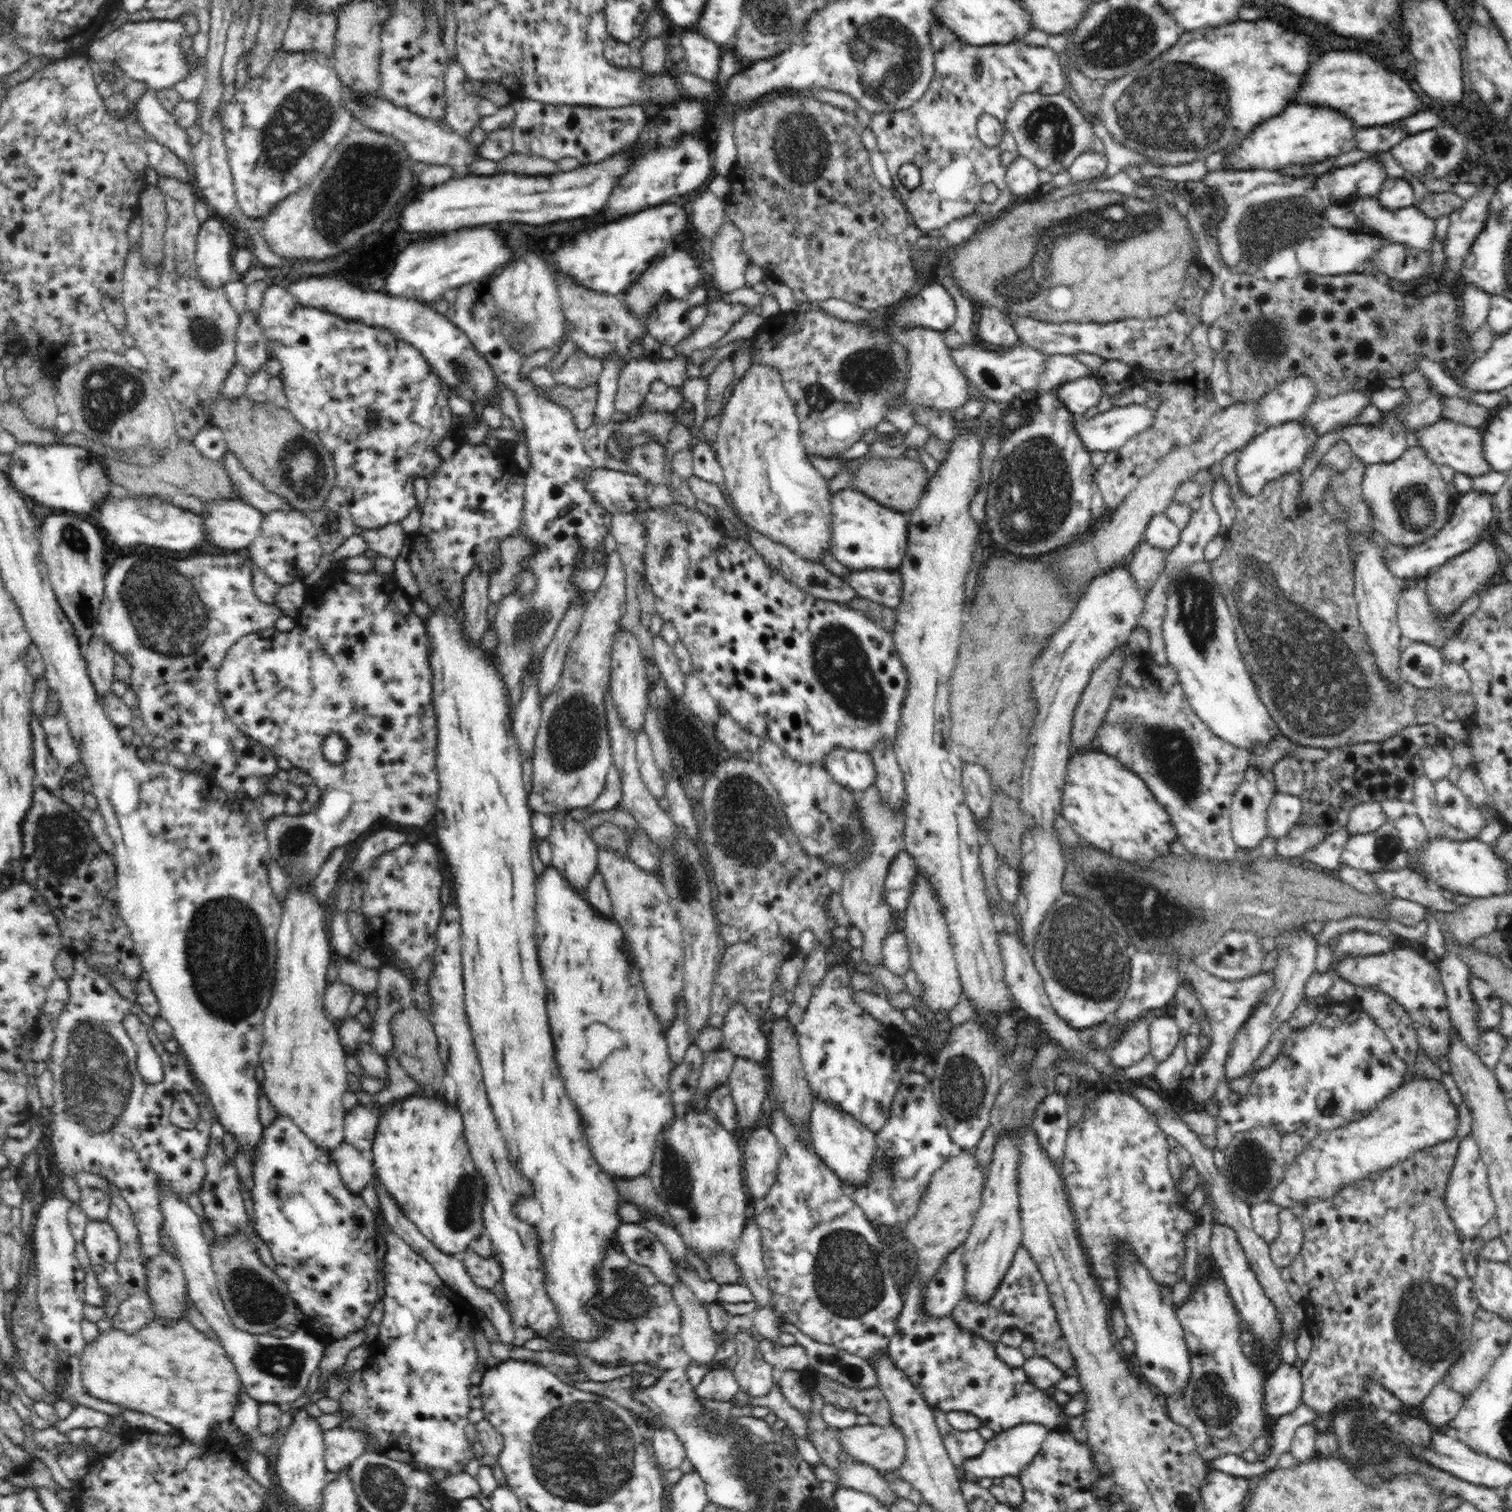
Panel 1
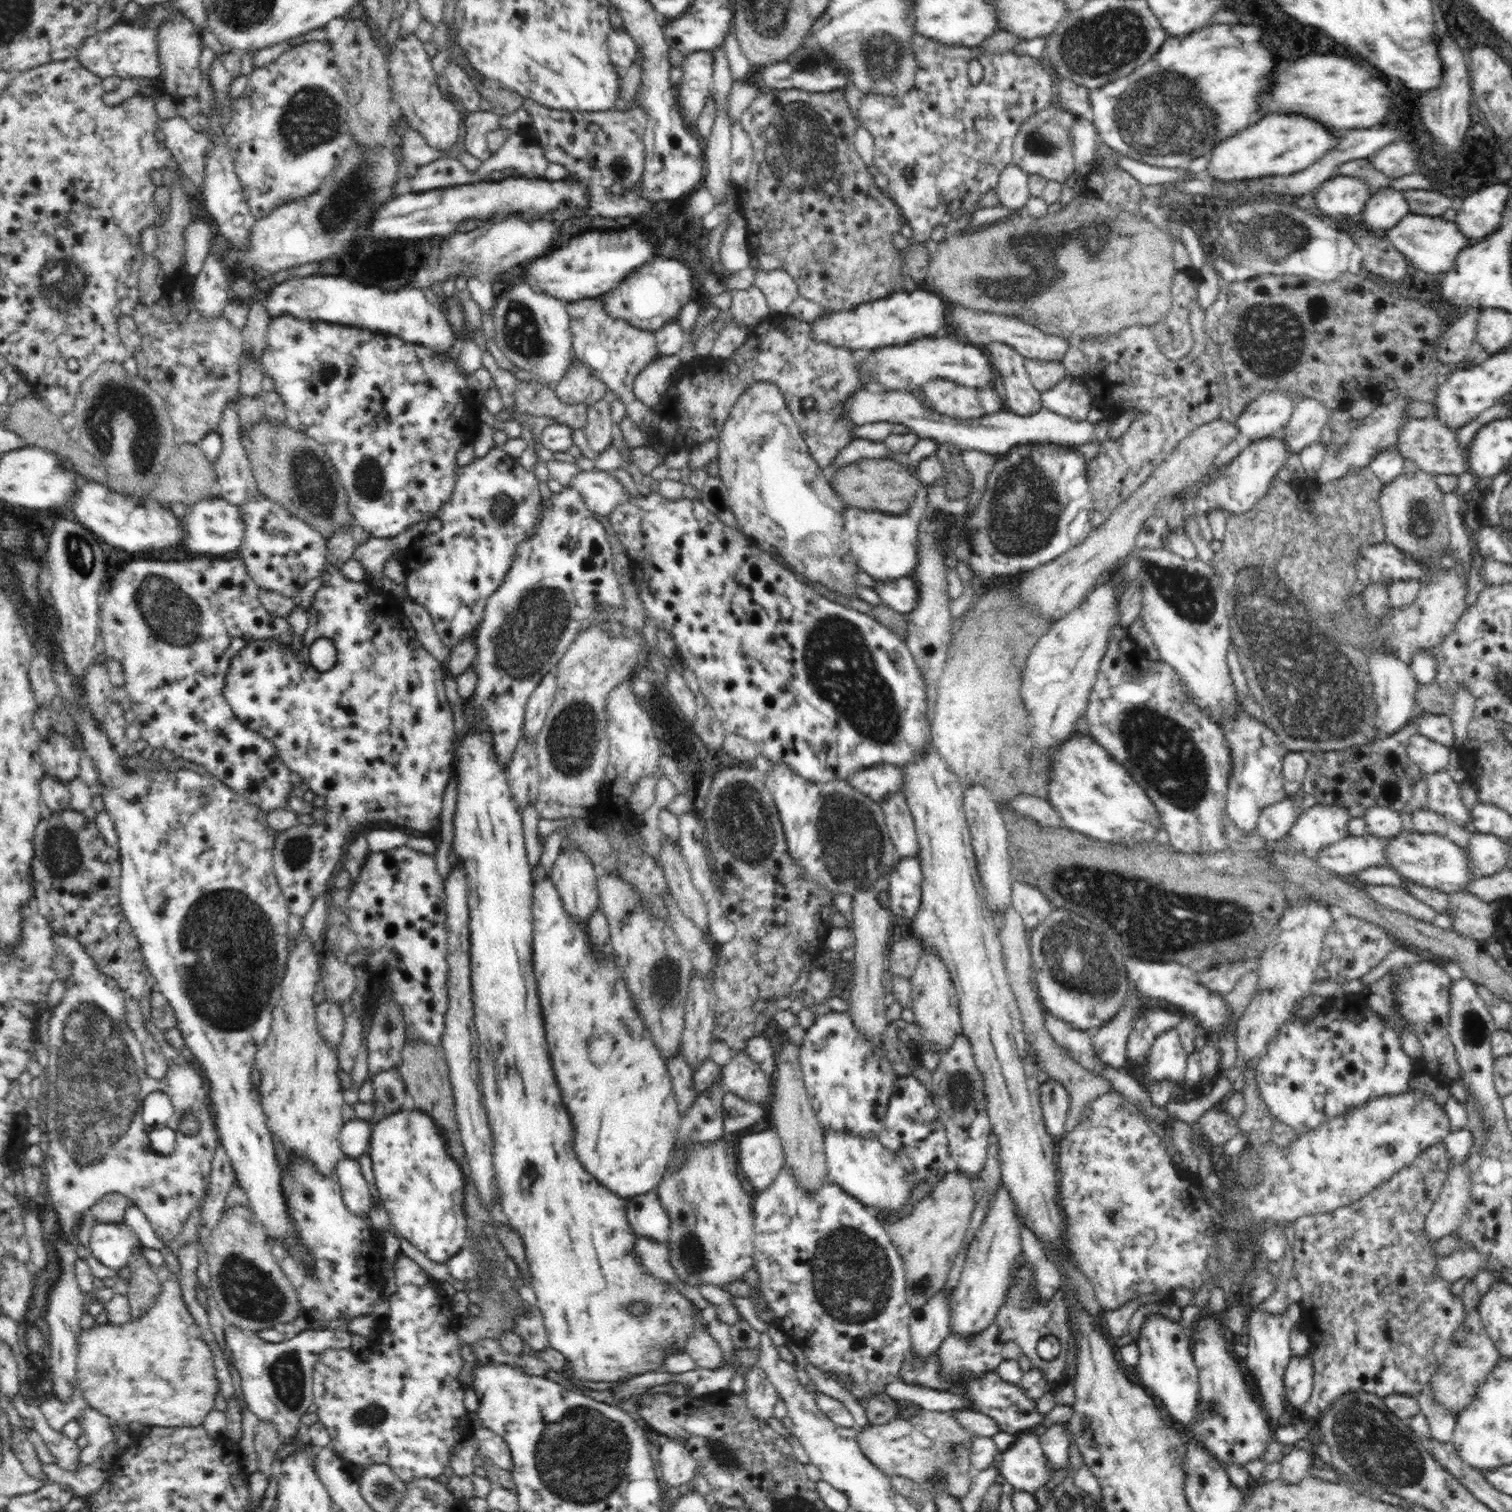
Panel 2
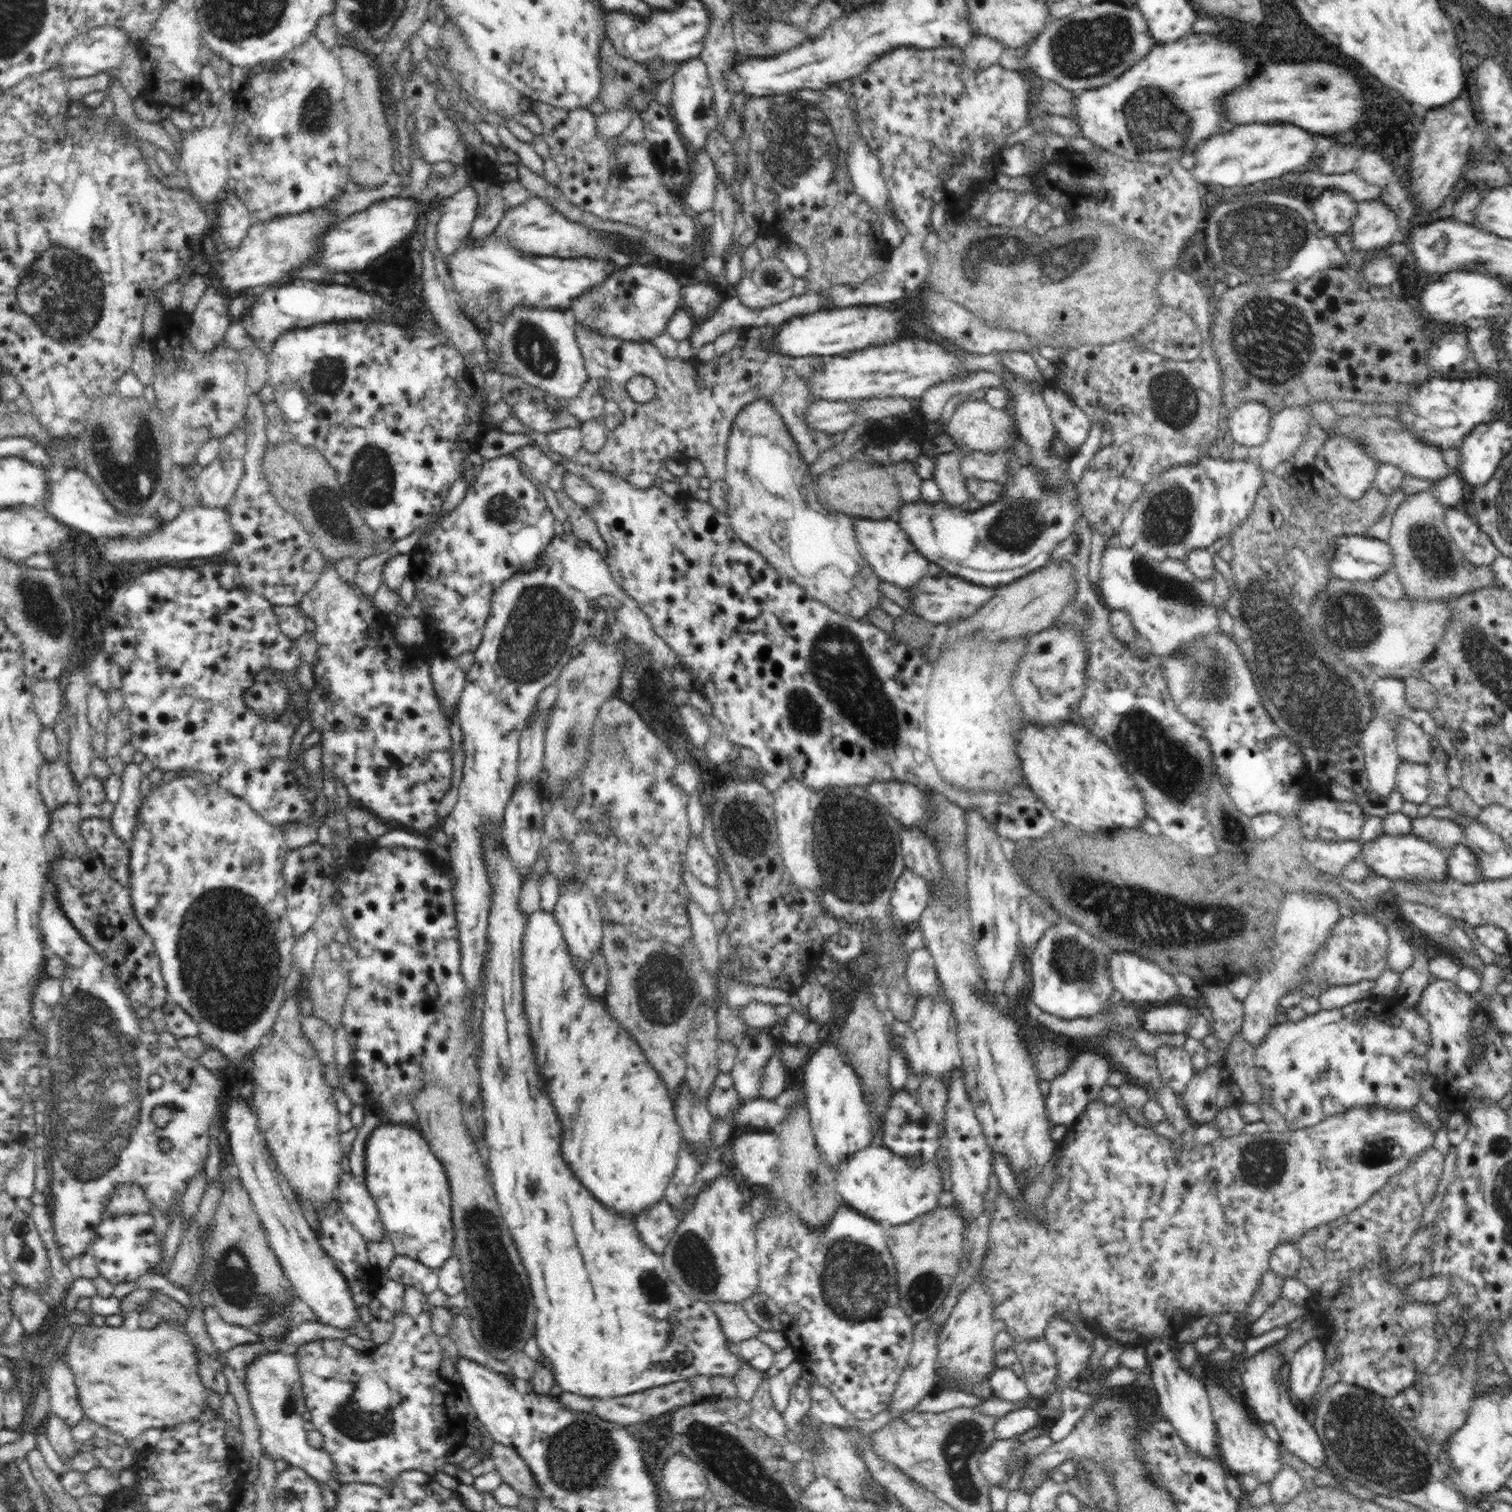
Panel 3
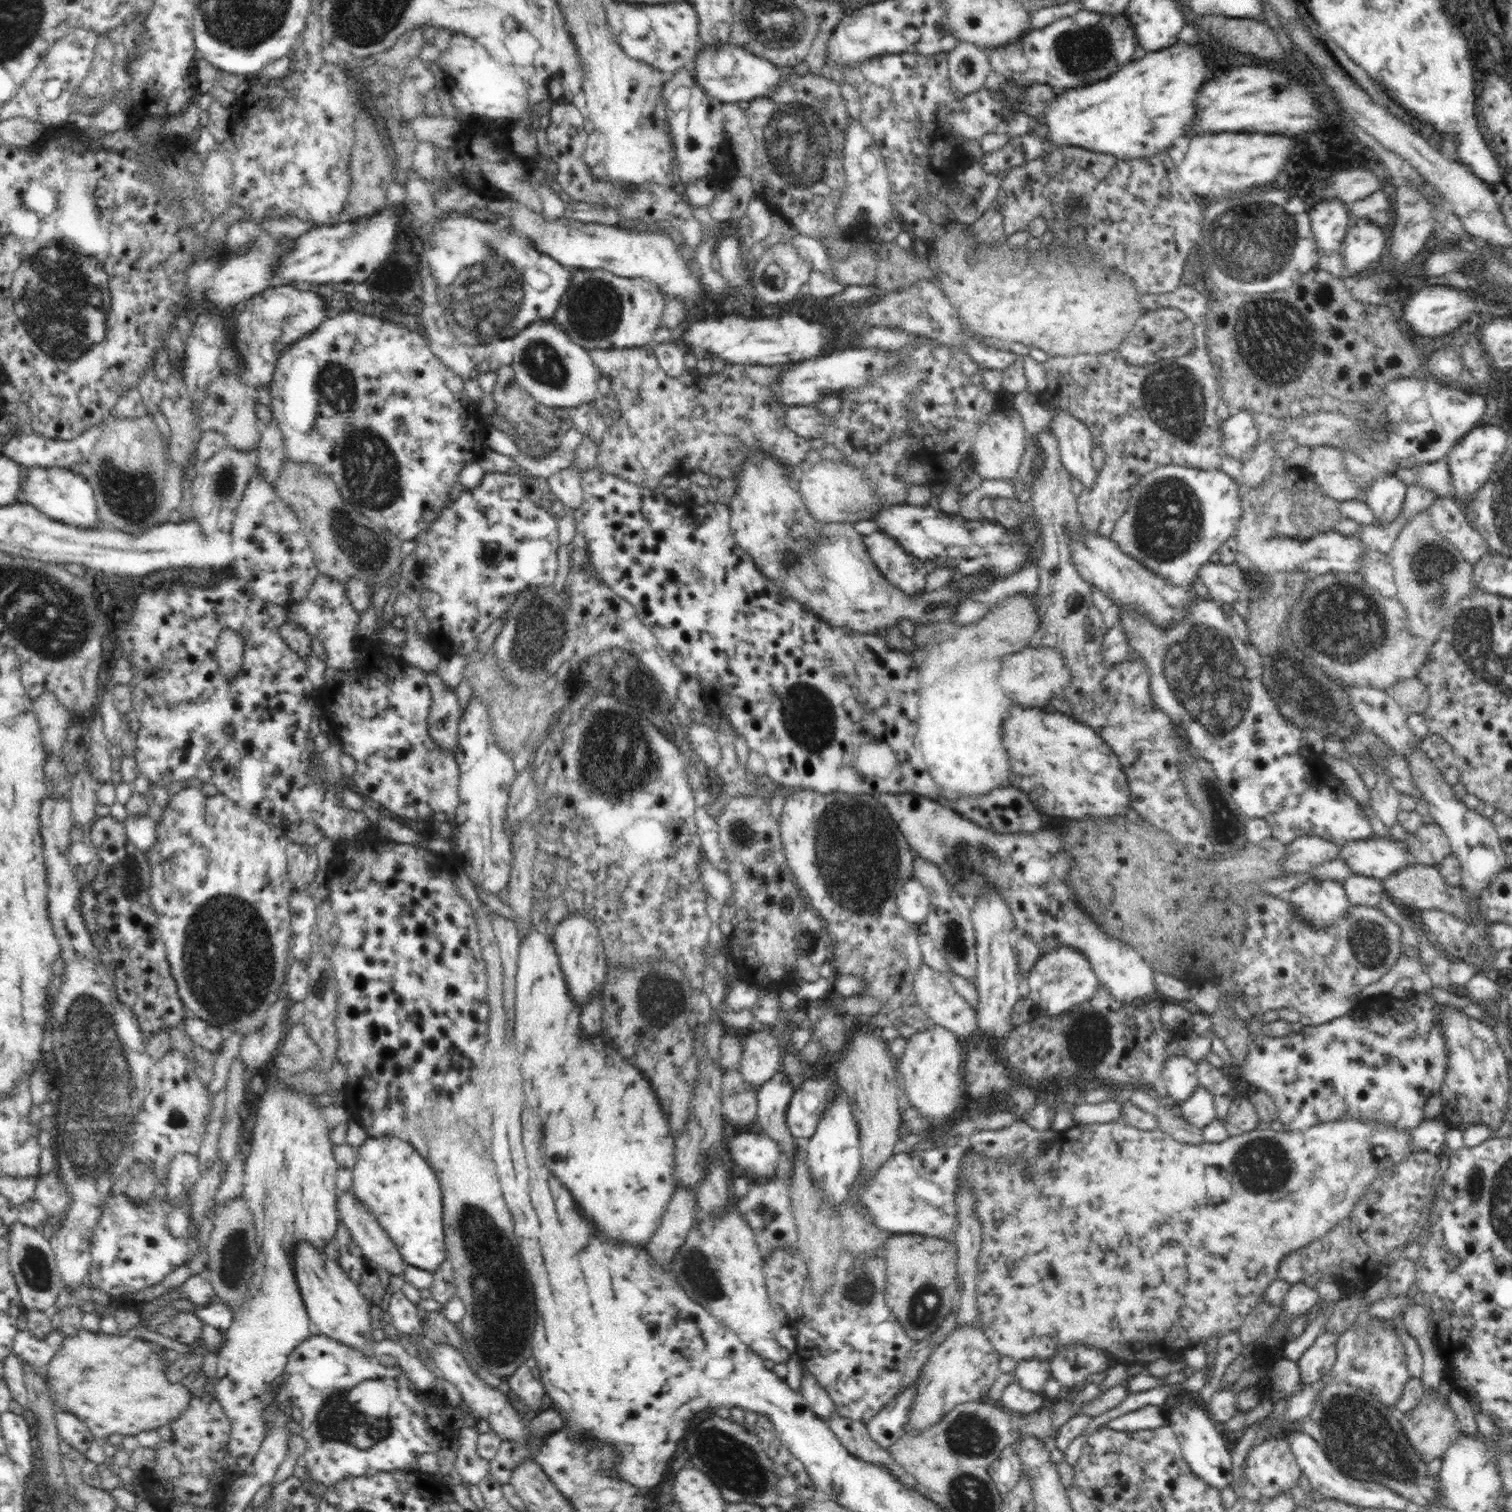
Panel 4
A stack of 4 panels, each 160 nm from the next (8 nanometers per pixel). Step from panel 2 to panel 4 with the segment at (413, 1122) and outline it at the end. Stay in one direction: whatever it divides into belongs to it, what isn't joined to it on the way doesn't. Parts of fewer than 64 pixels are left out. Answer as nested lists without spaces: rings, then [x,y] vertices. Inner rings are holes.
[[[396,1137],[367,1138],[357,1148],[358,1154],[354,1164],[351,1192],[356,1194],[356,1199],[380,1220],[380,1226],[393,1240],[405,1264],[434,1273],[446,1258],[445,1234],[443,1233],[443,1208],[442,1194],[438,1186],[438,1177],[428,1165],[425,1153],[416,1151],[412,1143]]]

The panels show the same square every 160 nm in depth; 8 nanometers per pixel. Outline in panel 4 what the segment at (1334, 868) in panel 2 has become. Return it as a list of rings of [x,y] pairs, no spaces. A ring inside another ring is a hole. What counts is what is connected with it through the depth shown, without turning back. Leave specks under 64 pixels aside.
[[[1309,834],[1293,839],[1287,846],[1286,867],[1294,874],[1296,869],[1302,873],[1311,871],[1323,862],[1339,858],[1341,847],[1330,838],[1322,839]]]

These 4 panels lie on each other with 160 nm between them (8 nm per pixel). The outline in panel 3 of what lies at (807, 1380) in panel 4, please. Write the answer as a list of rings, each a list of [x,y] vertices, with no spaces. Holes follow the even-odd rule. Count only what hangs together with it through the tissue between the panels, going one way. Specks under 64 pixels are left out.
[[[818,1382],[810,1385],[810,1398],[808,1414],[820,1423],[846,1429],[857,1421],[856,1417],[850,1415],[838,1399]]]

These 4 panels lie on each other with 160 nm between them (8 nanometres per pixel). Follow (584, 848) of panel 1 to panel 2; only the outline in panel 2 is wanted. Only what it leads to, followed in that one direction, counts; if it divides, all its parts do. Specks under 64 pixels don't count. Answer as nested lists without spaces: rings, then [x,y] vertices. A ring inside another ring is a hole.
[[[566,846],[555,860],[548,878],[554,883],[555,889],[563,902],[565,911],[575,918],[576,922],[587,924],[592,912],[600,905],[597,878],[599,870],[592,864],[577,846]]]

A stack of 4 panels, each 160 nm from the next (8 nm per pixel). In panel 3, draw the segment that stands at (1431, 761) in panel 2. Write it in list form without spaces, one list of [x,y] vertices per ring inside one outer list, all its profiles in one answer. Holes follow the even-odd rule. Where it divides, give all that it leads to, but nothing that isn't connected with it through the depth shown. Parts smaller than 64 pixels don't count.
[[[1405,718],[1396,727],[1395,743],[1398,754],[1404,761],[1428,764],[1437,752],[1432,750],[1430,739],[1409,718]]]

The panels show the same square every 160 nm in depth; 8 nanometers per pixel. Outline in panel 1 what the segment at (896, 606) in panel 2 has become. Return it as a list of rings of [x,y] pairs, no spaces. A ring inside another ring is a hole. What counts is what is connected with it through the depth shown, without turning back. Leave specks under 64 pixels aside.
[[[853,570],[844,581],[854,588],[857,596],[895,609],[902,595],[902,577],[890,570]]]

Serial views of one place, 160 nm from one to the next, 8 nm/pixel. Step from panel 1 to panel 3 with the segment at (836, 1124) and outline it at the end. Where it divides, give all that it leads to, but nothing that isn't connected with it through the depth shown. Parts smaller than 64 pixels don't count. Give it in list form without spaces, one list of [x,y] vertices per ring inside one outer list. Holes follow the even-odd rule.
[[[871,1145],[845,1158],[836,1168],[836,1174],[837,1191],[843,1204],[874,1221],[884,1220],[886,1224],[898,1226],[943,1206],[940,1198],[944,1184],[937,1164],[911,1161],[884,1146]]]

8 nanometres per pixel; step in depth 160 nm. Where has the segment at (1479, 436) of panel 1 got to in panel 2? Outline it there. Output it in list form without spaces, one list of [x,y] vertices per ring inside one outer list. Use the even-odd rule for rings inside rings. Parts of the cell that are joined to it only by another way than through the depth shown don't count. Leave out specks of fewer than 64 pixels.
[[[1435,417],[1406,419],[1401,422],[1397,434],[1396,450],[1406,459],[1412,458],[1418,469],[1436,475],[1452,475],[1469,472],[1467,449],[1459,446],[1457,430],[1448,428]]]

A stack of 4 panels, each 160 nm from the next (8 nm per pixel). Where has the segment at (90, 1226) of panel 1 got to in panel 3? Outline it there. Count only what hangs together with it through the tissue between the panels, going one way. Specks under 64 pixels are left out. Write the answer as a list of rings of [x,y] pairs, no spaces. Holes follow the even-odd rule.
[[[149,1213],[105,1216],[96,1228],[91,1251],[99,1275],[112,1285],[135,1282],[141,1276],[151,1273],[163,1260],[158,1236],[154,1233],[154,1218]]]

